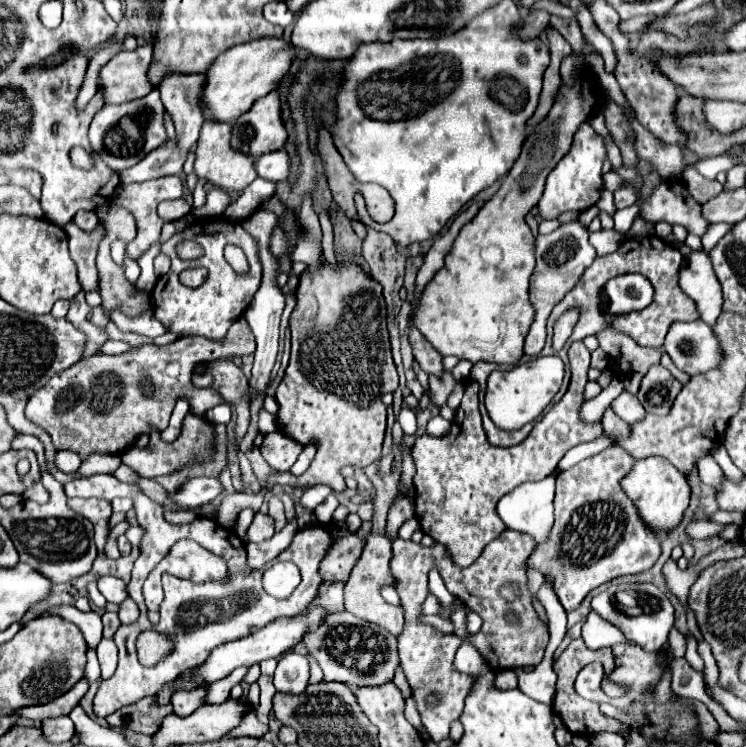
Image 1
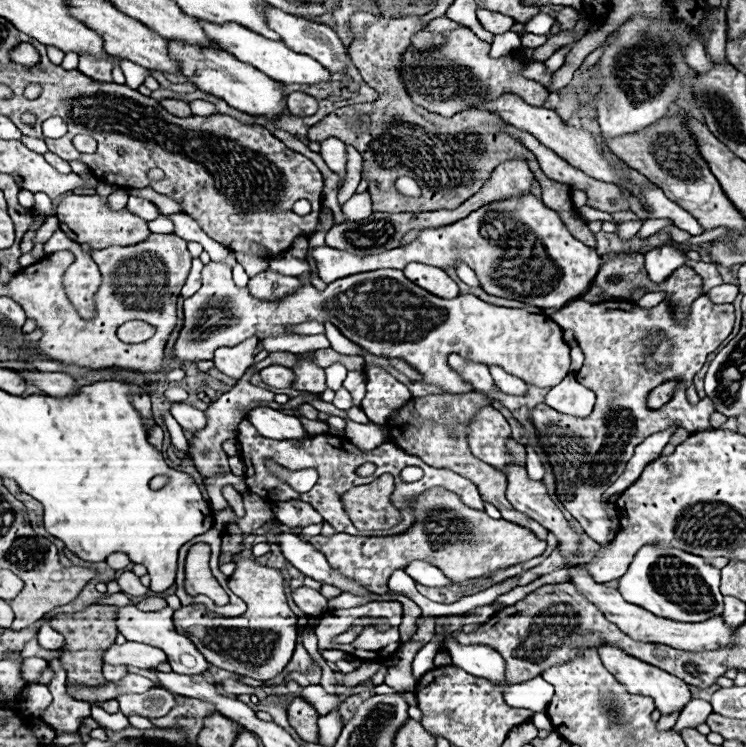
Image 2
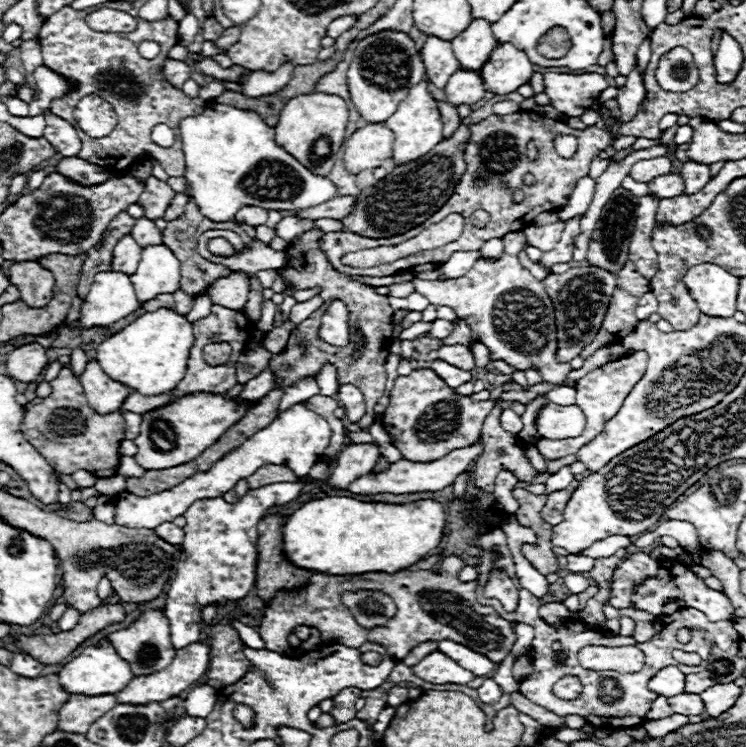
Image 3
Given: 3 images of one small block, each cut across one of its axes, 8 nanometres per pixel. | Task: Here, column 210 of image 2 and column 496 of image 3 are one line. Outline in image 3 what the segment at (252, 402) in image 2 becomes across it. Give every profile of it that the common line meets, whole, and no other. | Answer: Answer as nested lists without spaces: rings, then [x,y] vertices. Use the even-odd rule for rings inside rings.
[[[494,406],[492,412],[488,414],[488,418],[484,420],[484,426],[482,426],[482,438],[484,438],[484,450],[482,454],[476,458],[474,466],[472,466],[472,480],[474,484],[484,492],[484,494],[490,494],[494,490],[494,478],[500,470],[510,470],[512,474],[516,474],[516,478],[520,478],[520,482],[532,482],[538,472],[530,466],[530,462],[526,460],[524,456],[524,448],[522,444],[518,444],[514,440],[514,434],[506,432],[502,426],[500,426],[500,414],[502,414],[502,408],[500,406]]]

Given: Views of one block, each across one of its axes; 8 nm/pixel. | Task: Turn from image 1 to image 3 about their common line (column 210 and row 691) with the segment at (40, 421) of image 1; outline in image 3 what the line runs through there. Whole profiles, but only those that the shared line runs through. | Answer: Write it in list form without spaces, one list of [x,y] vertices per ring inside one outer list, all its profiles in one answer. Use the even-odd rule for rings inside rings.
[[[394,686],[394,688],[388,692],[388,706],[392,706],[392,708],[402,706],[406,700],[408,700],[408,688]],[[344,688],[344,690],[340,690],[340,694],[336,694],[334,708],[330,710],[332,718],[336,720],[336,724],[348,722],[348,720],[352,720],[356,716],[354,702],[358,700],[358,696],[360,696],[358,688]]]

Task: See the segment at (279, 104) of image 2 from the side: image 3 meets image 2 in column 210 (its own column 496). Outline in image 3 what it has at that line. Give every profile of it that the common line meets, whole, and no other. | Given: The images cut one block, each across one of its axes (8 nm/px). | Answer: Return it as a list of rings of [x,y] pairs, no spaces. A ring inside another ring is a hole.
[[[500,44],[480,68],[480,78],[484,78],[484,90],[510,94],[530,80],[532,68],[534,64],[522,50],[512,44]]]

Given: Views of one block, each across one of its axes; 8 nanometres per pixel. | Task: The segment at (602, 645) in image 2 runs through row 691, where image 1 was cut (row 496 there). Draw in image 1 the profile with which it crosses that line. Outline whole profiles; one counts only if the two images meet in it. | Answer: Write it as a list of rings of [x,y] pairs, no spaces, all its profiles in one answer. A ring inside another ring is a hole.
[[[652,456],[636,462],[632,466],[632,472],[628,472],[620,486],[624,488],[626,496],[632,498],[640,512],[640,518],[644,520],[644,524],[648,524],[648,528],[652,528],[652,532],[672,532],[682,522],[684,510],[688,508],[690,500],[690,486],[686,476],[680,474],[668,460]]]

